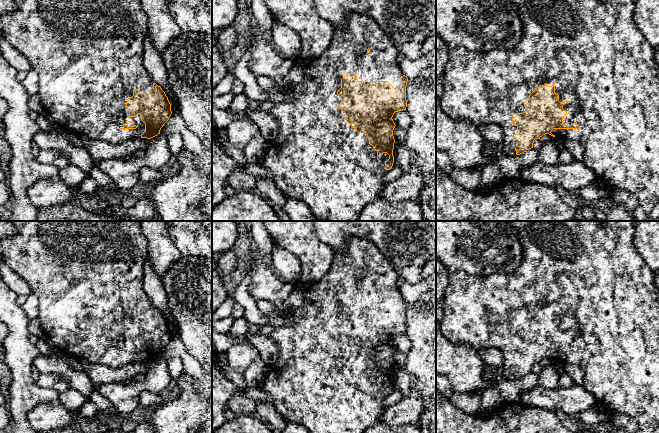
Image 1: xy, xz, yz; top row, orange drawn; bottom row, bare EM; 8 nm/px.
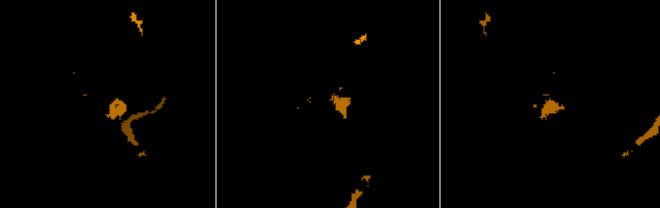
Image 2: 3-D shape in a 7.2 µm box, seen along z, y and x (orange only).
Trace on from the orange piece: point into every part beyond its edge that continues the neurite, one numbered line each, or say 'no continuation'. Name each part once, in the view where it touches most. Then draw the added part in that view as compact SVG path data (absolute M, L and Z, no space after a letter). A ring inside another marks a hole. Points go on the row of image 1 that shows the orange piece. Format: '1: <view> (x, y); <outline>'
1: yz (592, 50); M511 0L523 22L523 35L520 43L511 50L493 49L488 52L469 51L459 46L449 53L449 59L443 72L444 93L439 98L442 110L452 119L468 121L477 127L484 124L498 124L503 131L501 151L503 155L514 156L516 150L513 147L513 135L517 133L517 126L512 124L512 118L517 113L525 112L524 102L529 95L540 85L555 85L555 93L559 95L559 101L567 101L563 109L567 115L563 118L563 124L573 123L580 126L579 129L553 129L551 133L559 140L577 141L584 150L586 165L593 170L597 178L603 180L612 189L624 189L633 193L639 206L648 215L659 202L659 78L658 67L654 58L654 47L637 28L634 22L635 0Z

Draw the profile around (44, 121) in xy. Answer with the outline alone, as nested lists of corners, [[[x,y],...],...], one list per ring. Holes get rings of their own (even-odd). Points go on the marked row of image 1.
[[[44,112],[39,114],[36,122],[43,131],[48,131],[56,128],[56,125],[53,120]]]

